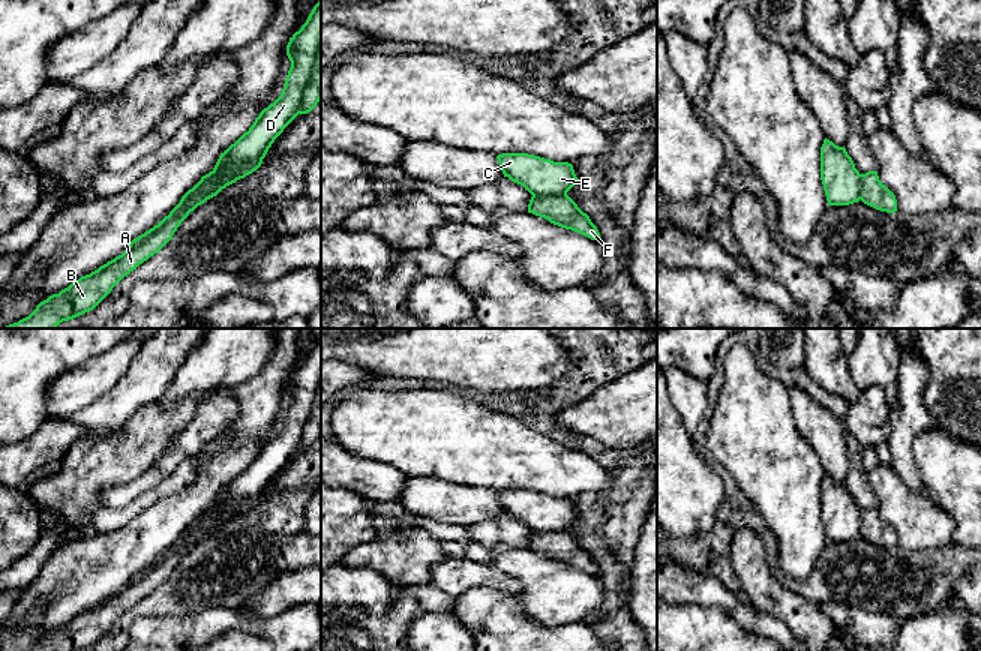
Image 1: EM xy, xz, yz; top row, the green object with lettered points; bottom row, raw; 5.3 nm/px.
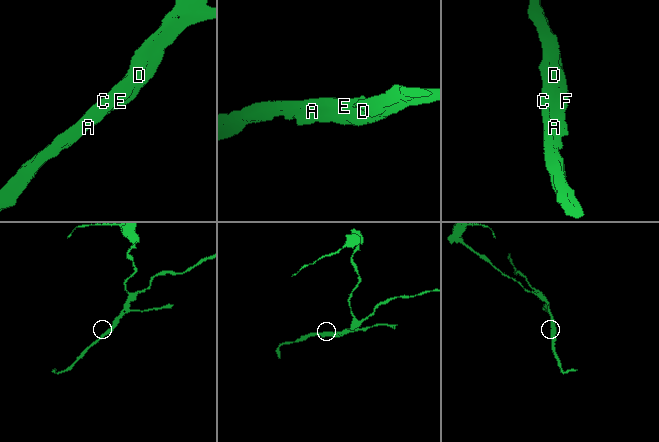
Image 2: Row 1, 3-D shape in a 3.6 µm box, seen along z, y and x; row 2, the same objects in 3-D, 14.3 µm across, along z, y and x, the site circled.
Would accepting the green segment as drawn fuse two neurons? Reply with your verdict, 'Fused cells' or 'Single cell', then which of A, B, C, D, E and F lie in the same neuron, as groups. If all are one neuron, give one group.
Fused cells. Groups: A B C D E / F

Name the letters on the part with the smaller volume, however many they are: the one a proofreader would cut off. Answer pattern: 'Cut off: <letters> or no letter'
Cut off: F

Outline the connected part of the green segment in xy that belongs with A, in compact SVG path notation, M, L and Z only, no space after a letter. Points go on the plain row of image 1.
M195 530L184 544L171 556L156 562L140 580L126 585L90 610L81 612L58 630L50 632L30 651L82 651L93 646L124 612L158 590L189 549L207 536L210 534Z

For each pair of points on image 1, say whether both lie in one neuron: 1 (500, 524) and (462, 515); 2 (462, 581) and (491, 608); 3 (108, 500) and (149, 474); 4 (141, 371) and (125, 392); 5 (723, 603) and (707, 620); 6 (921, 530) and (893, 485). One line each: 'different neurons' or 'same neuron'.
1: different neurons
2: different neurons
3: same neuron
4: same neuron
5: different neurons
6: same neuron

